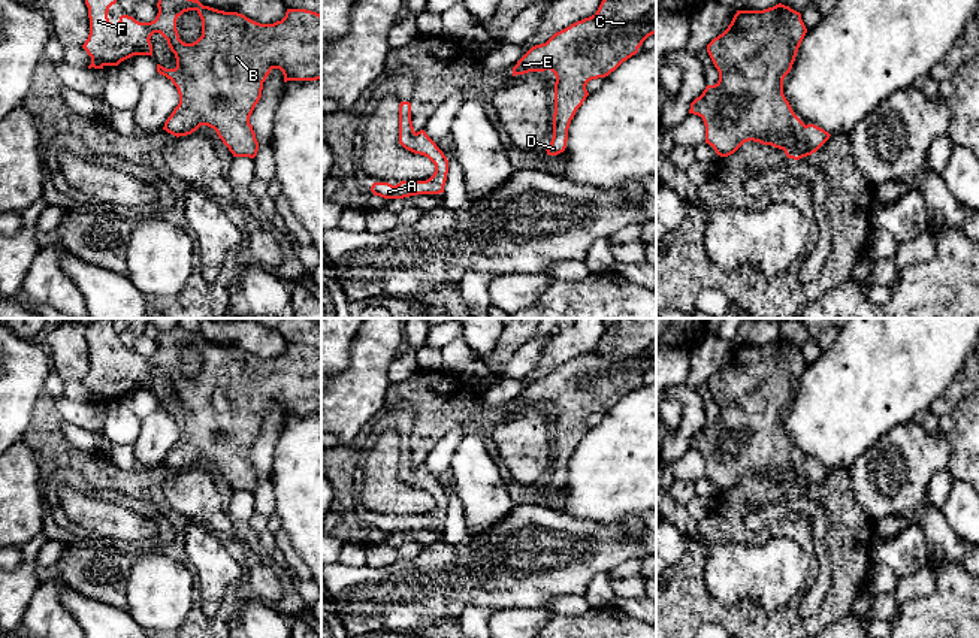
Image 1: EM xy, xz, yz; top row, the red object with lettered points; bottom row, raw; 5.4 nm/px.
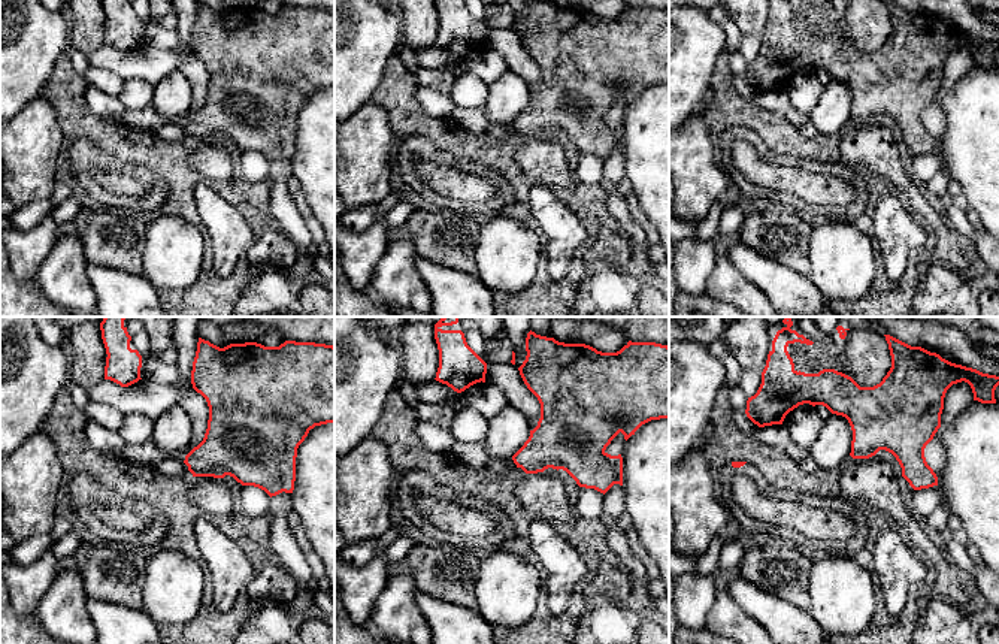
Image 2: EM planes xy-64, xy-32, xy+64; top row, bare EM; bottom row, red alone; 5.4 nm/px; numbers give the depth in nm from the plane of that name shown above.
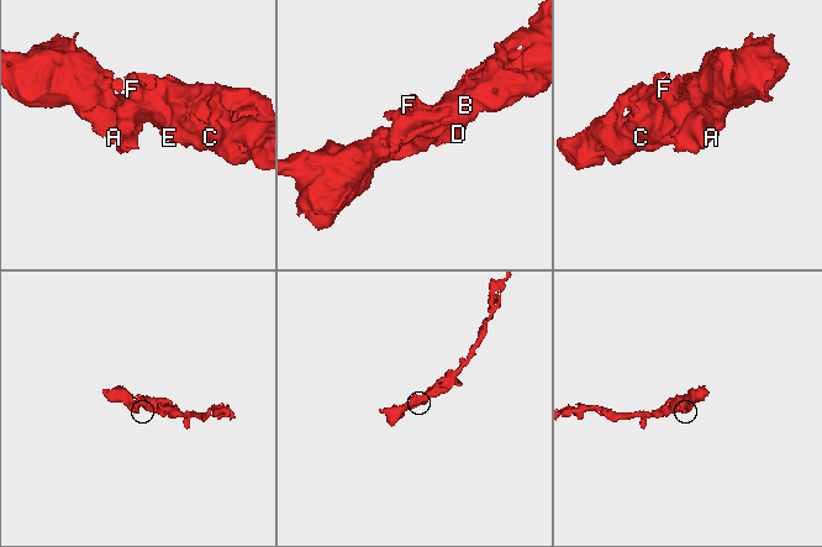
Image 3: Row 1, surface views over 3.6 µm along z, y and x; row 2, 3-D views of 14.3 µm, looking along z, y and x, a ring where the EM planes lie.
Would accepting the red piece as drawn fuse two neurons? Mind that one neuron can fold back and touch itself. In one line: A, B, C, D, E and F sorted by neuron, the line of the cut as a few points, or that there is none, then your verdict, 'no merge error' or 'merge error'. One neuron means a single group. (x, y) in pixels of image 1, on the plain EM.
groups A B C D E F; cut none; no merge error

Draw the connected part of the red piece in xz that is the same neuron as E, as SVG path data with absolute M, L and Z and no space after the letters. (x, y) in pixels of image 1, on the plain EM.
M617 318L595 350L555 368L517 396L513 411L547 403L556 411L549 490L565 486L571 454L589 430L587 417L608 411L655 368L656 318Z

